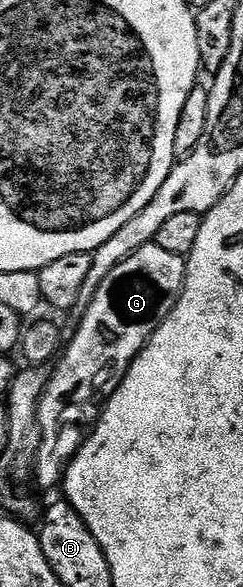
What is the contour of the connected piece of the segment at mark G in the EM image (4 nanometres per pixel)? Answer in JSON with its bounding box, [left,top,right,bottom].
[33,243,186,489]

